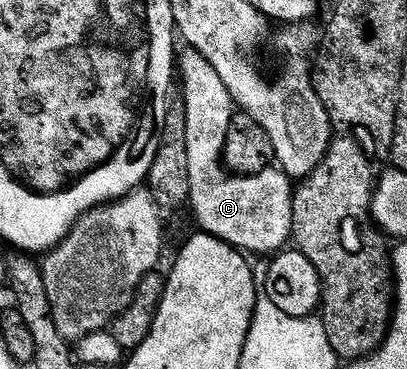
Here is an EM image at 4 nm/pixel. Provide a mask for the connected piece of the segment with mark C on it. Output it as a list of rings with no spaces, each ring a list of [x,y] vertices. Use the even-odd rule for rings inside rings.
[[[202,55],[192,56],[192,61],[183,65],[183,98],[185,117],[185,150],[189,159],[188,202],[200,230],[212,233],[222,241],[228,241],[240,251],[274,254],[288,244],[291,236],[291,190],[292,182],[279,167],[268,167],[260,173],[233,173],[223,163],[223,140],[231,125],[233,102],[225,83],[213,71]]]

